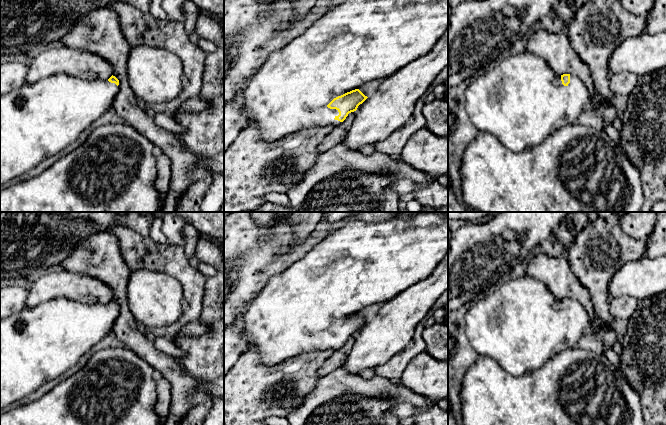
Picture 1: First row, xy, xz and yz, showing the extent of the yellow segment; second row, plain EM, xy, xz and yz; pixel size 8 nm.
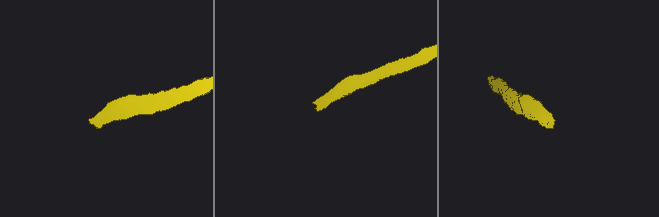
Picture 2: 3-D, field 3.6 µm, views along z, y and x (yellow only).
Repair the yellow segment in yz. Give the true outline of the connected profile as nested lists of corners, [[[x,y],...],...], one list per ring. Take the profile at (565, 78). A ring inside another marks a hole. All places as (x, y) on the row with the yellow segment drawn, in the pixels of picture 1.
[[[529,51],[506,57],[485,74],[477,76],[464,94],[465,110],[476,130],[493,135],[513,152],[538,145],[552,132],[576,123],[580,114],[590,105],[590,92],[579,77],[570,74],[557,75],[542,58]]]

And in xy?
[[[59,73],[0,95],[0,186],[73,145],[94,121],[112,109],[118,91],[119,80],[113,75],[108,80],[86,80]]]

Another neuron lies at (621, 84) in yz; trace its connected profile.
[[[621,72],[611,76],[609,88],[612,95],[629,96],[638,85],[639,76],[634,73]]]

